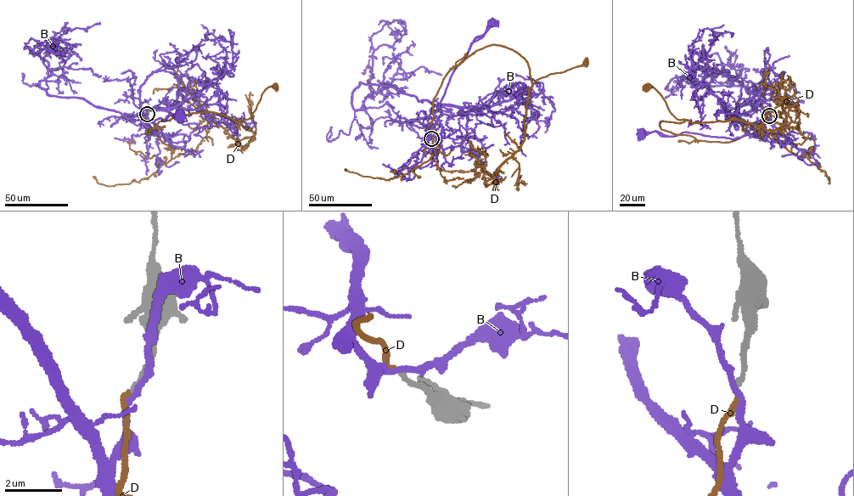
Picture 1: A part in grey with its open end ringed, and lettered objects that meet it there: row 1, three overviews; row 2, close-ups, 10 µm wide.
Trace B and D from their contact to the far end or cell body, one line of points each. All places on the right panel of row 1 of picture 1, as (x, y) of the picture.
B: (769, 115), (779, 134), (747, 133), (733, 139), (683, 132), (674, 136), (641, 133)
D: (769, 115), (756, 133), (730, 142), (697, 140), (661, 129), (661, 121), (686, 120), (676, 118), (648, 86)

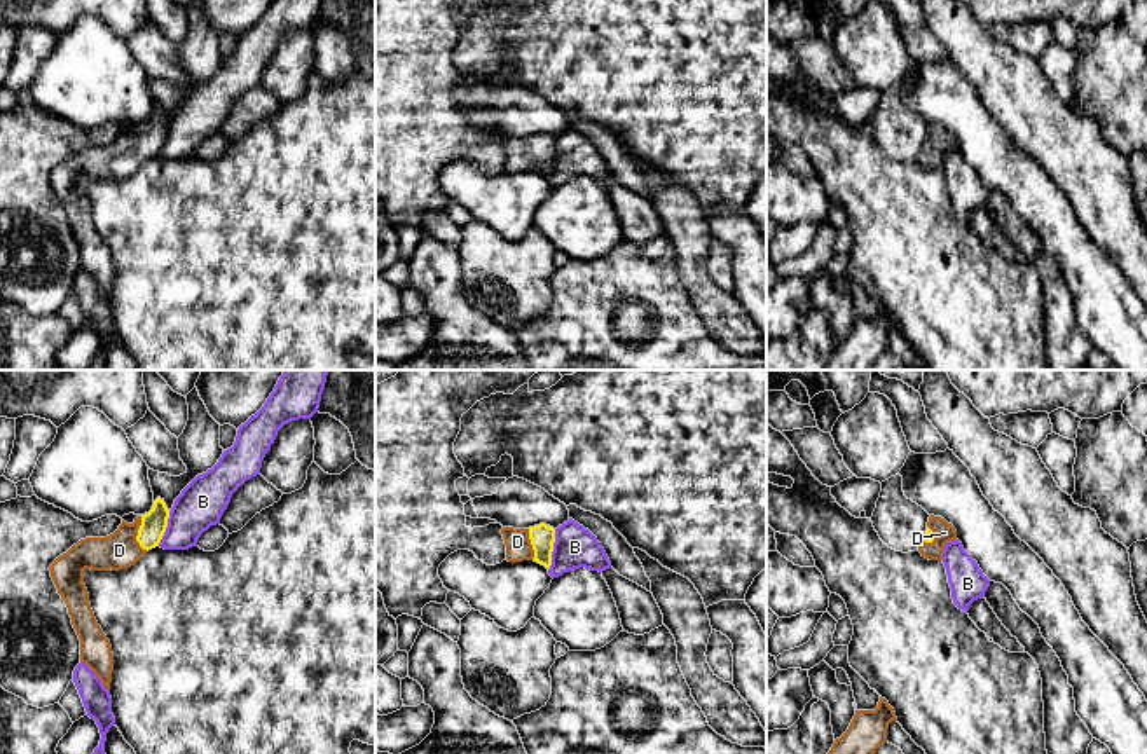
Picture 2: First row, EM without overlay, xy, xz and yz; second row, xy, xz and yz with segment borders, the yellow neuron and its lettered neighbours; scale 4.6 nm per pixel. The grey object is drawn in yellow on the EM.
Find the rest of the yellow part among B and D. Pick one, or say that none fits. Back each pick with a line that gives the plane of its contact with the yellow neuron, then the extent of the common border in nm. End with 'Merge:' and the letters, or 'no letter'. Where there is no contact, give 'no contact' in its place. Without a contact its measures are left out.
D: contact in xy; length 160 nm
Merge: D

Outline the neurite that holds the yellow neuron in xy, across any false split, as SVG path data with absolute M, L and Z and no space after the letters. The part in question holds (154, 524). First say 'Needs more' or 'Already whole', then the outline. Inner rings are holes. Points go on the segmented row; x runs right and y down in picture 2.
Needs more. M157 497L154 506L133 524L122 520L106 538L86 538L59 555L49 567L58 593L68 607L72 625L80 641L80 661L86 663L110 691L113 653L98 625L84 585L84 571L120 571L134 566L148 550L159 546L169 510Z

